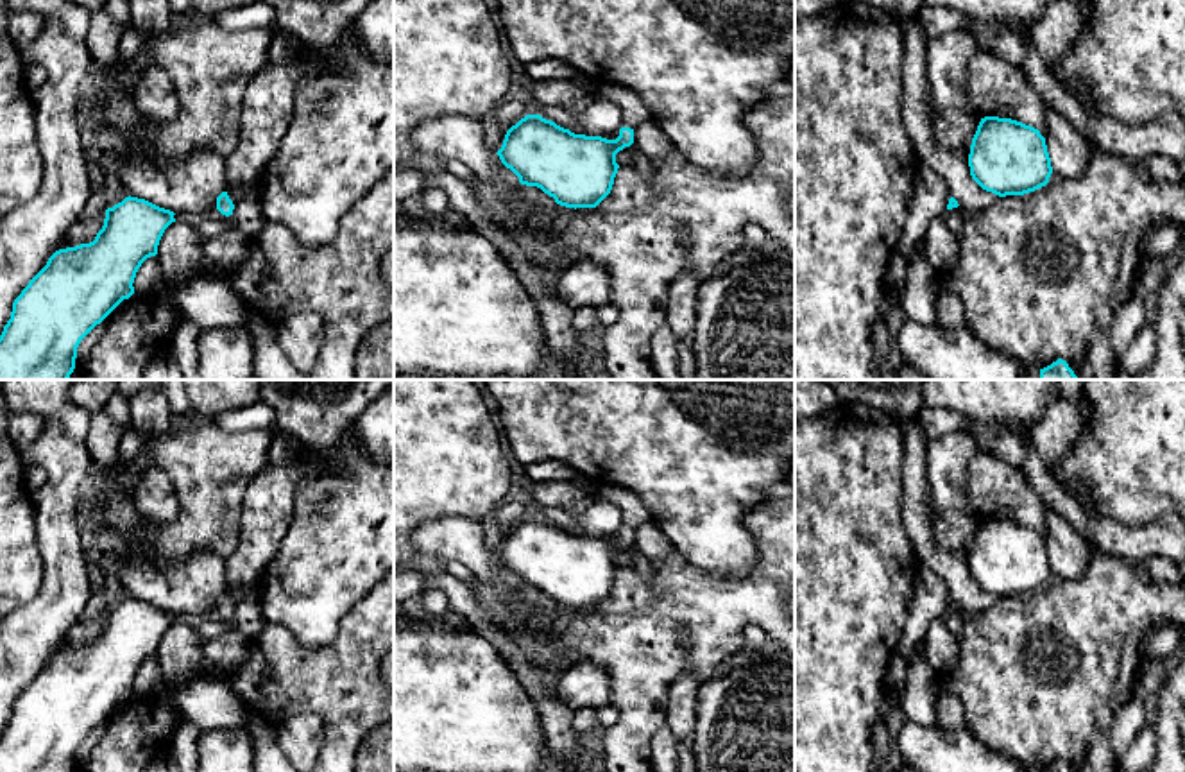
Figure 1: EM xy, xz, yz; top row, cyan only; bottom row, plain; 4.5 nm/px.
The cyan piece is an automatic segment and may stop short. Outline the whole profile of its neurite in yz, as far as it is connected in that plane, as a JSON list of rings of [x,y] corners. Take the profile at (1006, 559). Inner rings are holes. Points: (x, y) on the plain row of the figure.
[[[985,518],[972,539],[972,580],[999,598],[1024,596],[1049,584],[1053,575],[1045,539],[1011,519]]]

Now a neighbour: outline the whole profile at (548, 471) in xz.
[[[553,459],[524,466],[524,475],[530,484],[571,482],[578,476],[573,467]]]

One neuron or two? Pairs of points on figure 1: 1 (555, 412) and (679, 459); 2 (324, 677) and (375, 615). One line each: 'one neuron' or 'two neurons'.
1: one neuron
2: one neuron

